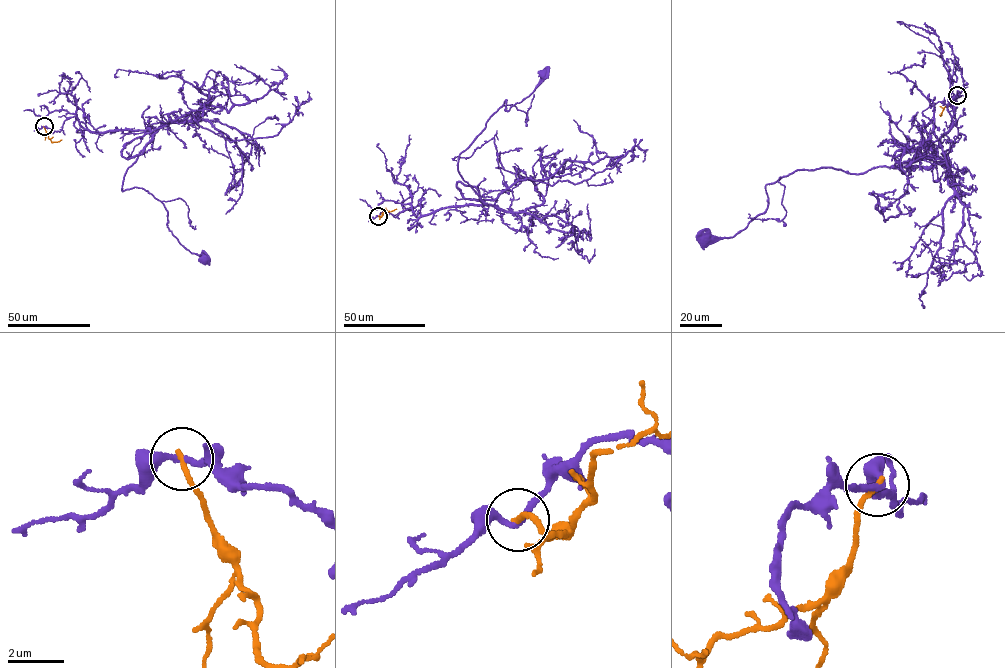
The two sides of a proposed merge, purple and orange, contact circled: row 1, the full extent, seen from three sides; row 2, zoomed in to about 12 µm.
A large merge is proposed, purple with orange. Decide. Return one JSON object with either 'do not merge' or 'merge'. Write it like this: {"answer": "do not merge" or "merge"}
{"answer": "do not merge"}

